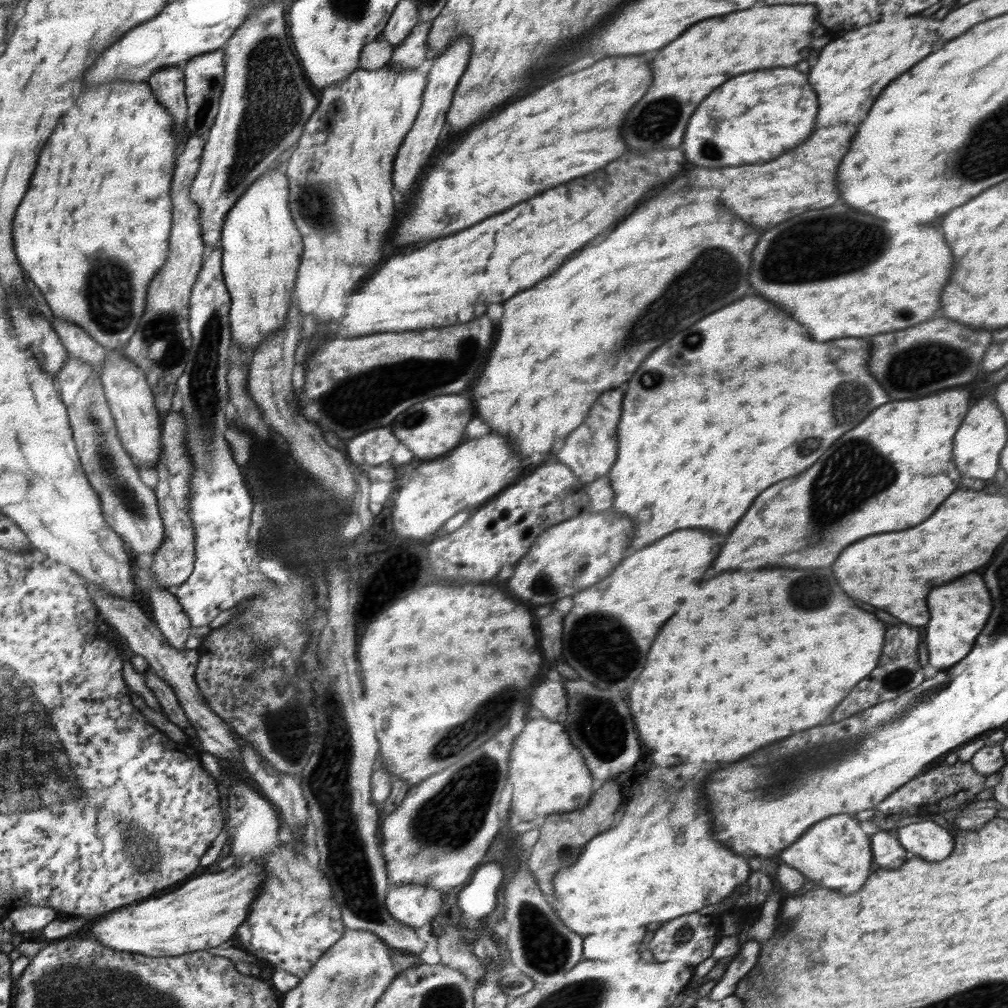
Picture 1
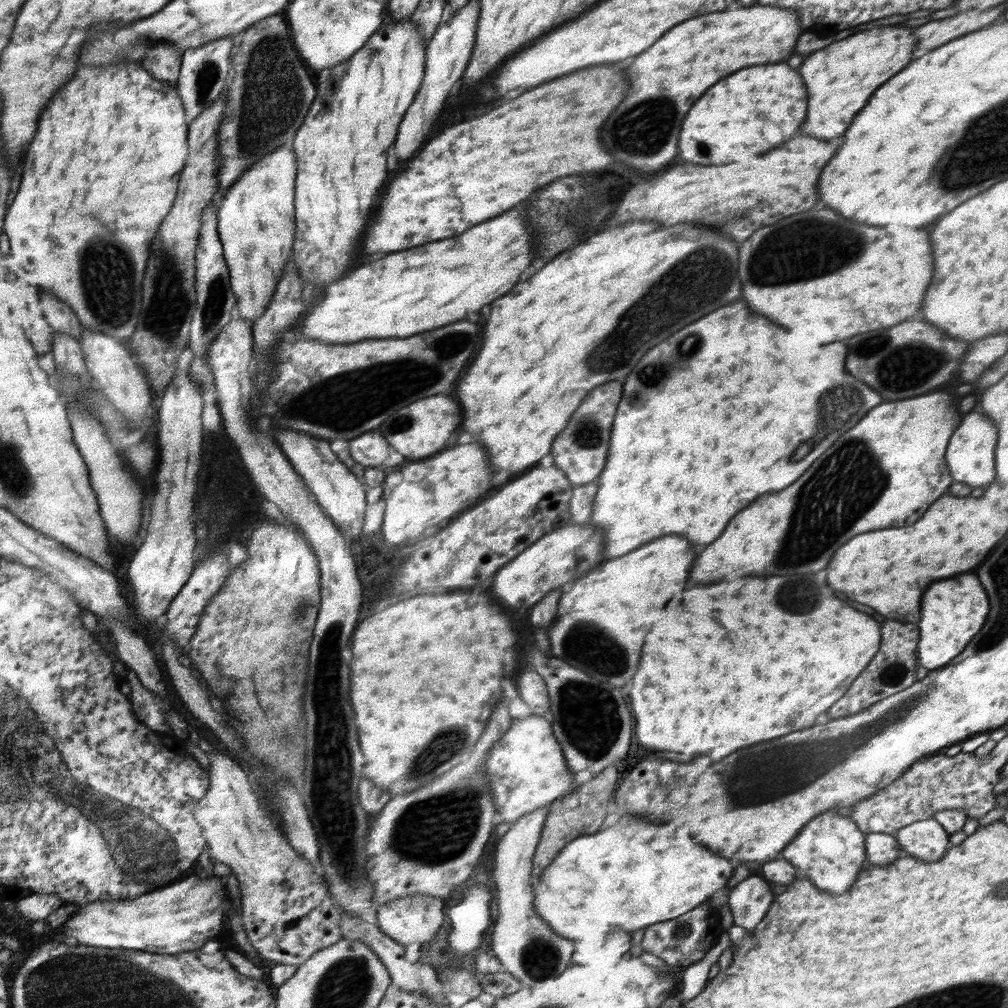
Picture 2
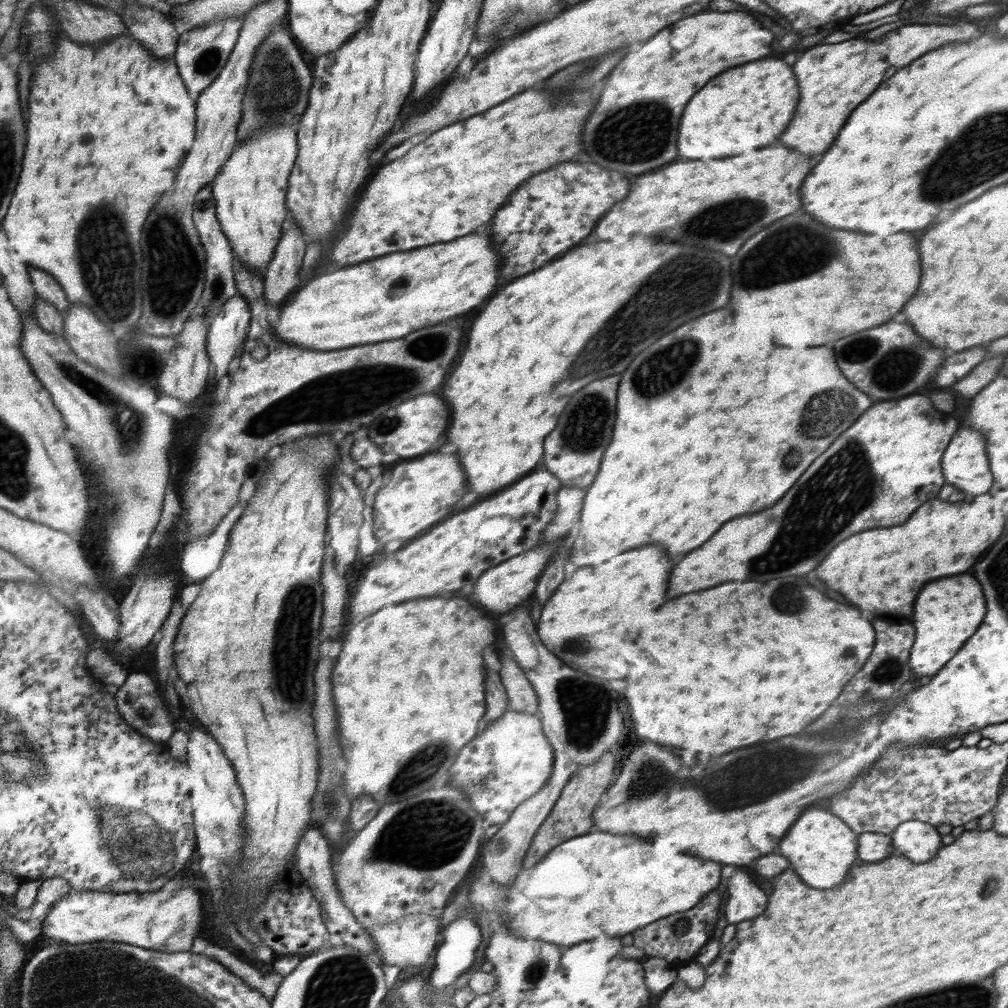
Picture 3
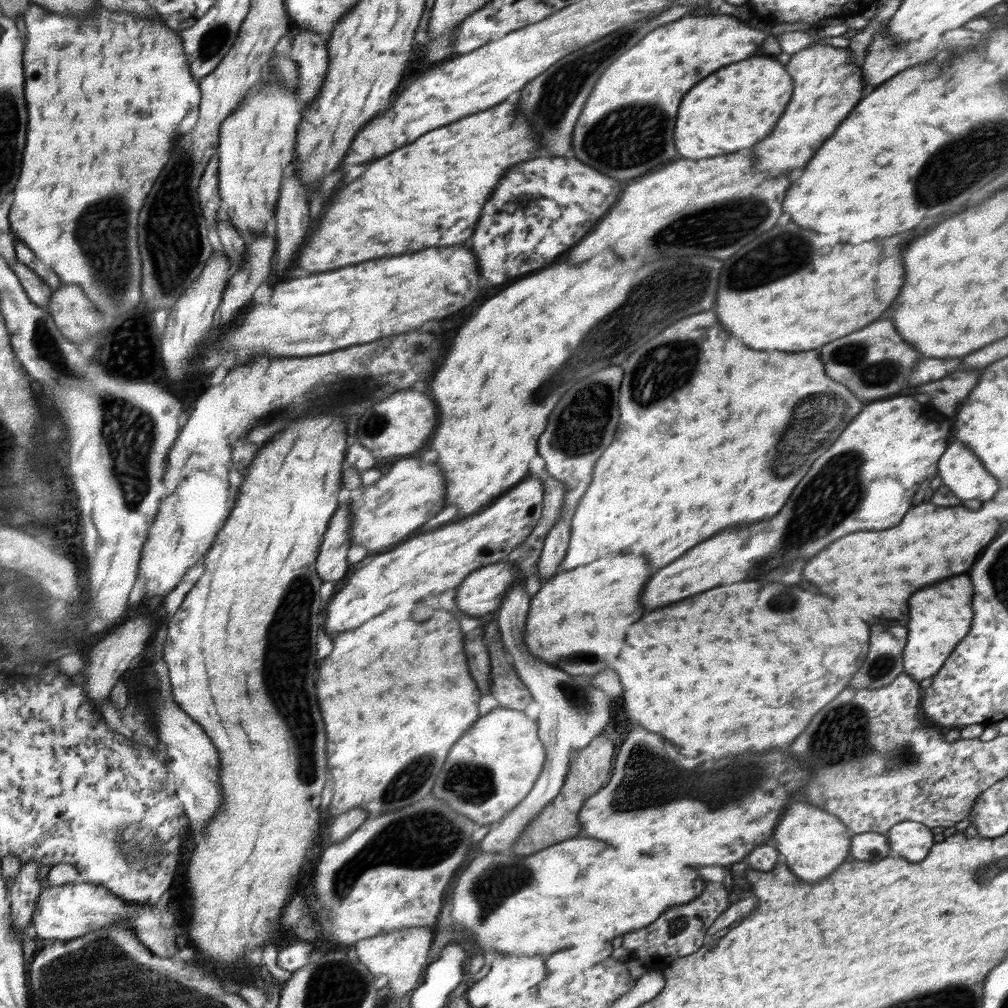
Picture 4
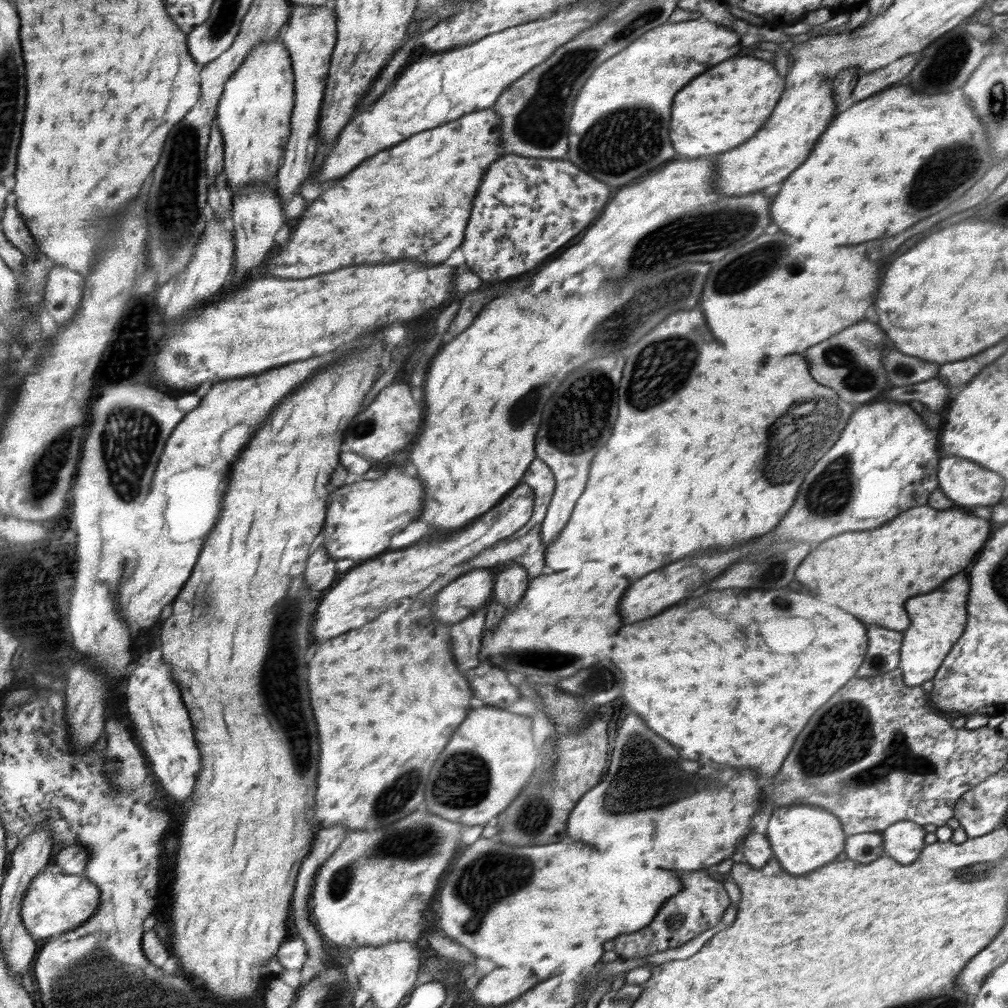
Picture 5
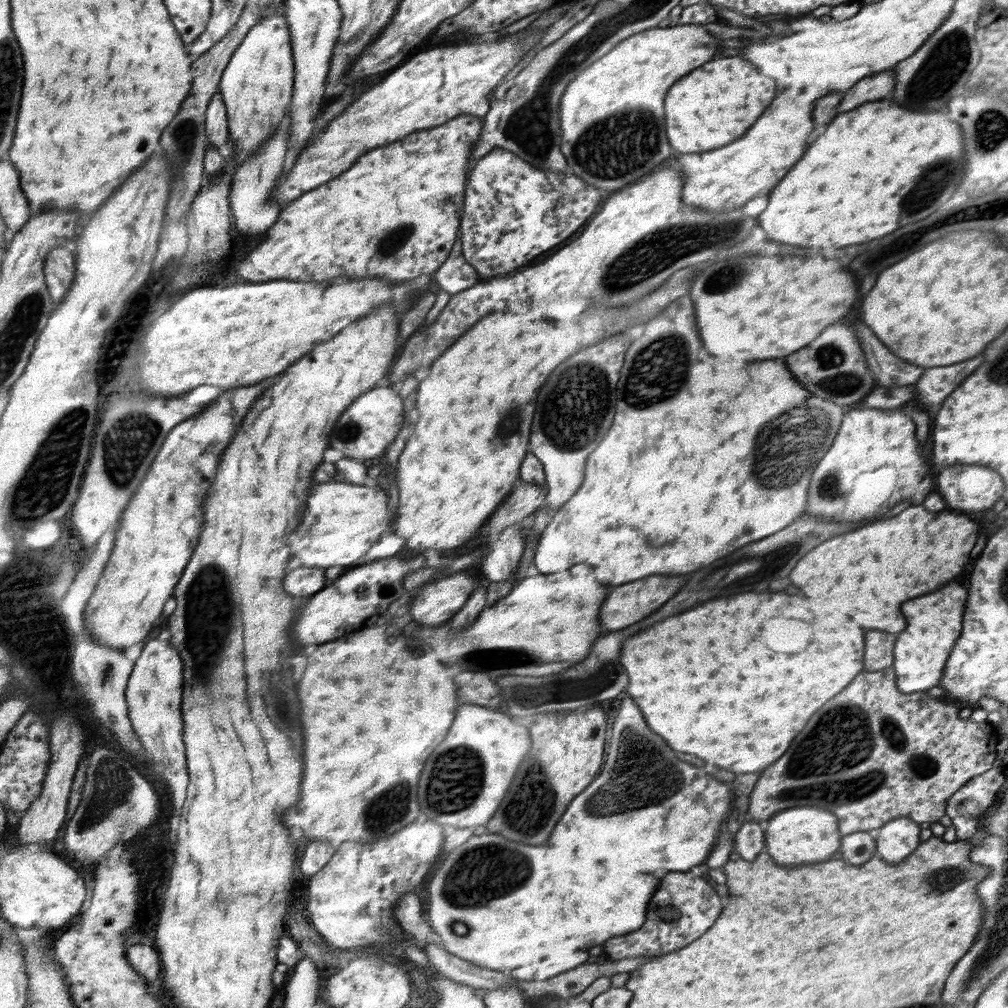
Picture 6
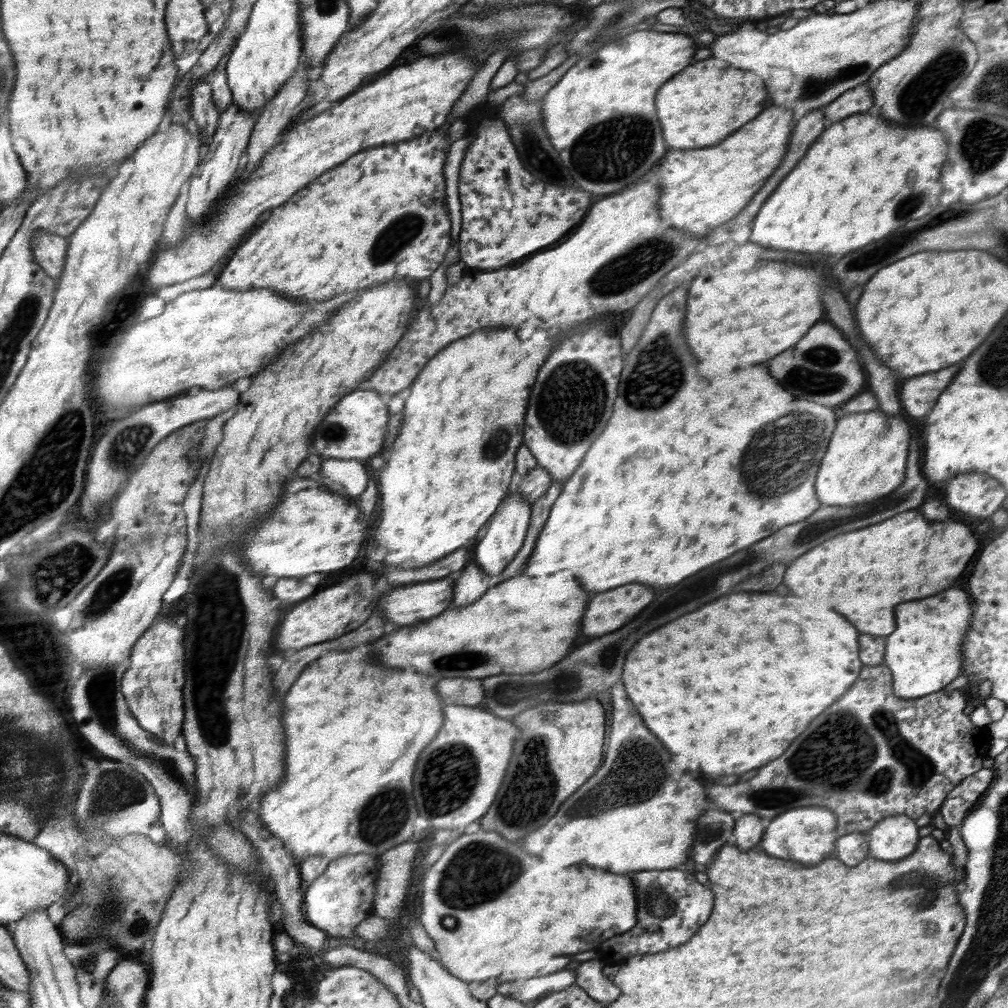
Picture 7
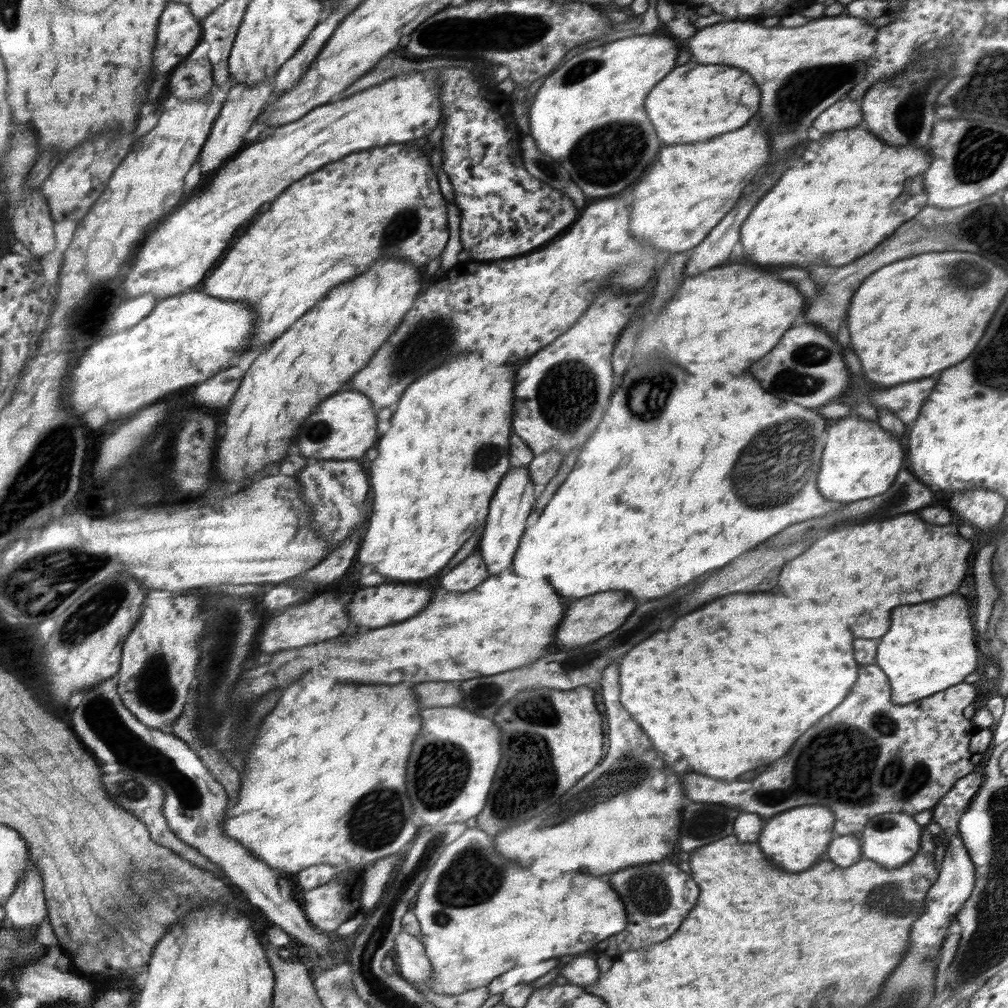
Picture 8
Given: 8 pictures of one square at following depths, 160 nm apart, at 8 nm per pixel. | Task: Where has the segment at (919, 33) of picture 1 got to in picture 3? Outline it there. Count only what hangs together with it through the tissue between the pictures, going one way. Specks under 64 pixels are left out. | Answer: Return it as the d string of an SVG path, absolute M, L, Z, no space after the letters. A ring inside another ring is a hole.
M858 38L838 44L822 44L806 50L792 66L802 96L796 116L792 118L788 130L782 134L780 142L808 156L816 156L828 150L850 112L878 88L890 68L892 66L888 64L888 60L880 58L878 48L872 40Z

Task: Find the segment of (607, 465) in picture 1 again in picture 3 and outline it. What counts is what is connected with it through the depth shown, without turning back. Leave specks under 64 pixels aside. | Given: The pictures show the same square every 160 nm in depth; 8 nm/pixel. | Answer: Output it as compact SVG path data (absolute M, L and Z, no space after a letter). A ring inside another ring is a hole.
M608 376L584 386L584 390L574 394L572 402L566 406L552 436L546 436L543 452L545 464L547 469L560 479L564 487L586 489L594 482L606 446L612 438L618 382L620 376Z

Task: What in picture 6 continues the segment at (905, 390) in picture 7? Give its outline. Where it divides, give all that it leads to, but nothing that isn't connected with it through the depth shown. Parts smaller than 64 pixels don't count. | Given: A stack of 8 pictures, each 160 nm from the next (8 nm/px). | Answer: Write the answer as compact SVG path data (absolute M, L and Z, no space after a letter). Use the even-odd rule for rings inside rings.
M982 356L970 358L966 362L954 364L954 366L940 366L940 368L930 368L924 372L924 376L916 382L916 392L918 392L918 402L922 406L934 406L940 404L964 378L968 378L980 364Z

